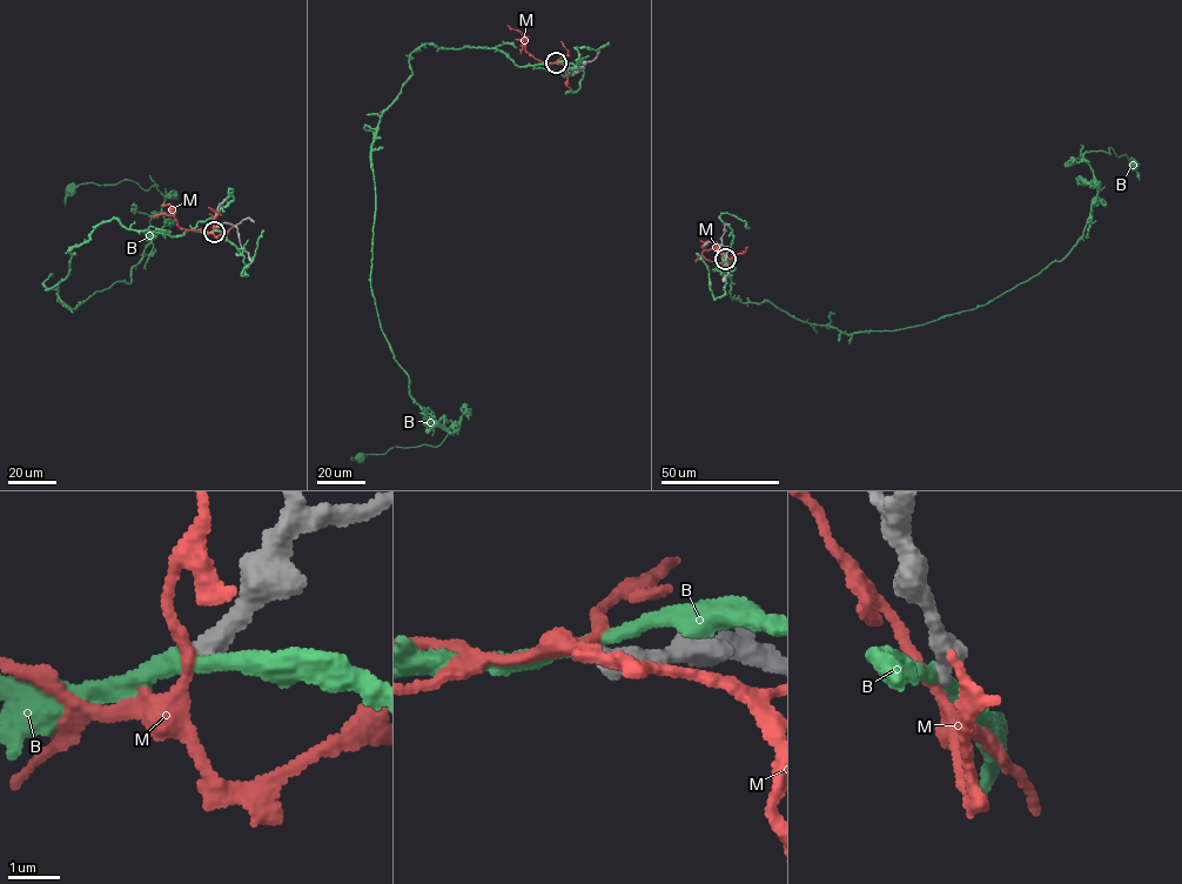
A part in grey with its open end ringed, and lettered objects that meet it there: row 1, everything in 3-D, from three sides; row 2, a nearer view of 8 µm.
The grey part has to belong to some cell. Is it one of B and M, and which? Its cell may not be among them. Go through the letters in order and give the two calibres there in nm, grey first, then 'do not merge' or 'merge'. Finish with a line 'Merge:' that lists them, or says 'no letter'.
B: calibres 440 and 280 nm; do not merge
M: calibres 400 and 220 nm; do not merge
Merge: no letter

